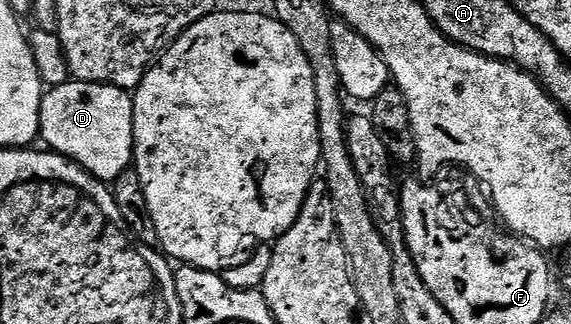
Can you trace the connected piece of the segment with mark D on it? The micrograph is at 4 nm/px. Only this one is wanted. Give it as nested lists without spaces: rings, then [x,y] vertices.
[[[69,81],[55,86],[43,96],[40,135],[47,148],[79,163],[99,184],[113,184],[134,163],[134,95],[111,83]]]

